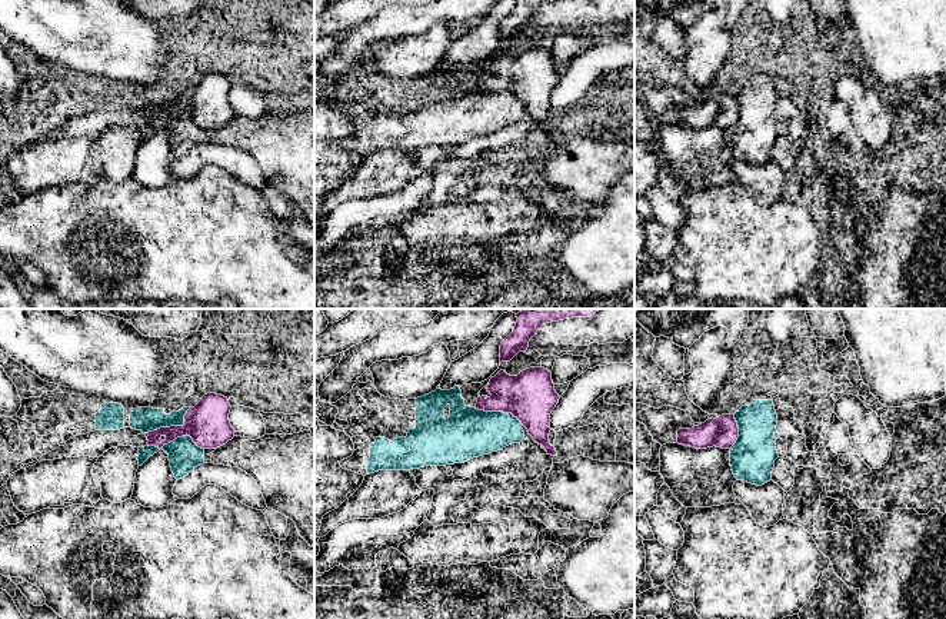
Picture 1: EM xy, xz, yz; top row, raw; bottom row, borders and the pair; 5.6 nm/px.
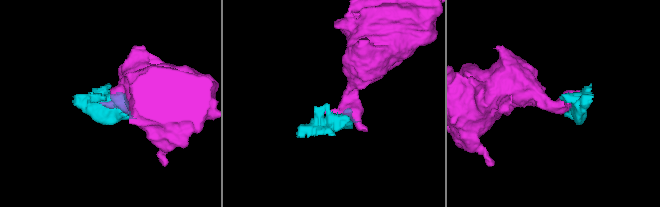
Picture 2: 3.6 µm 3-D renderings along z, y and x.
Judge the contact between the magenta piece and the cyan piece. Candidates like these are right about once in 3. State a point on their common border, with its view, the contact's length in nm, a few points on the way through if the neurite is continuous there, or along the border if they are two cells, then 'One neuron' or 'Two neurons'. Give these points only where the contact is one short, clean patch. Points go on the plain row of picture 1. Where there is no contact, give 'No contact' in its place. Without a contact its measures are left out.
Touches magenta at xy (176, 117). Shared border 320 nm. Boundary: xy (147, 125), (162, 127), (177, 117), (189, 116), (203, 129). Two neurons

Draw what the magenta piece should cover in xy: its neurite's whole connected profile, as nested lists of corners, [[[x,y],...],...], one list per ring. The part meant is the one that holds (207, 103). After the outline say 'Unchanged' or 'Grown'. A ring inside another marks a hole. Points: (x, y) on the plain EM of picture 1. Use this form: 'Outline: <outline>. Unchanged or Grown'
Outline: [[[207,73],[201,77],[201,80],[194,87],[190,87],[187,90],[187,93],[184,94],[183,106],[160,107],[149,113],[143,113],[141,110],[136,110],[131,107],[124,107],[120,110],[94,110],[86,114],[79,114],[67,120],[64,126],[59,126],[57,129],[49,132],[47,134],[43,134],[39,140],[24,144],[21,149],[33,146],[41,140],[53,140],[53,139],[60,139],[63,136],[99,137],[109,129],[117,127],[117,126],[144,127],[149,124],[149,126],[156,126],[161,129],[164,124],[181,116],[190,116],[193,122],[201,129],[217,129],[234,117],[234,109],[231,107],[230,100],[229,100],[230,89],[231,86],[227,77],[221,74],[216,74],[216,73]]]. Grown

